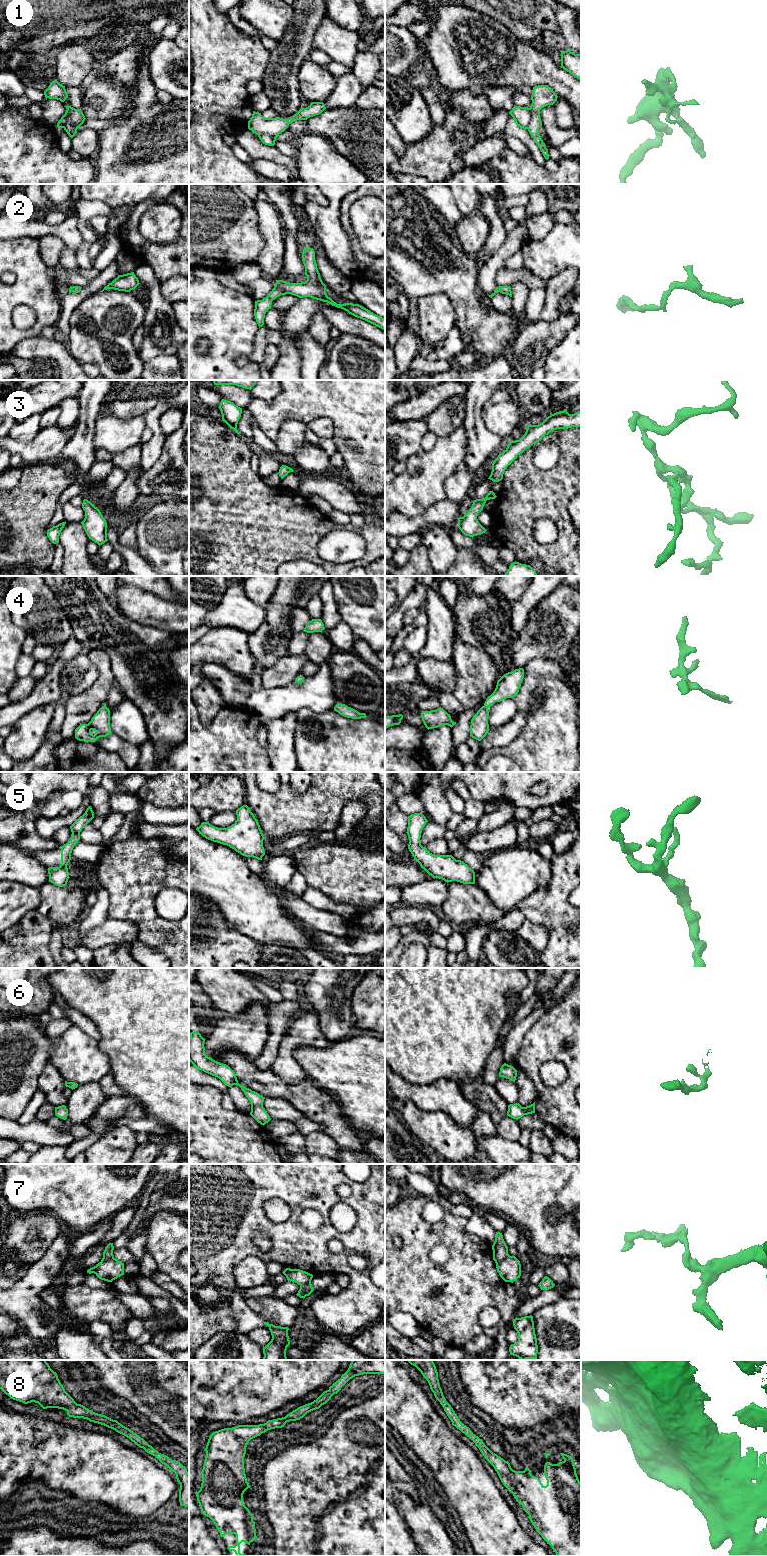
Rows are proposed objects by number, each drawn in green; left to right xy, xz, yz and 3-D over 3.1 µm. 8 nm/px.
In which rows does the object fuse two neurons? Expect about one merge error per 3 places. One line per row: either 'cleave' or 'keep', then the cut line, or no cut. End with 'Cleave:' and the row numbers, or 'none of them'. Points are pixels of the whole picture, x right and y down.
1: cleave; cut yz (530, 108), (531, 121), (527, 128)
2: keep; cut none
3: keep; cut none
4: keep; cut none
5: cleave; cut xy (66, 865), (59, 867)
6: keep; cut none
7: cleave; cut xy (113, 1256), (101, 1261)
8: keep; cut none
Cleave: 1, 5, 7

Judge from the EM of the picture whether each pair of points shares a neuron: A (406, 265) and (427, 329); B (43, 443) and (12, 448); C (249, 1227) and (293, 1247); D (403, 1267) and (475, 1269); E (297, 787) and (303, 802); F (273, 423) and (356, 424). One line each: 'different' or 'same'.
A: different
B: same
C: same
D: same
E: different
F: same

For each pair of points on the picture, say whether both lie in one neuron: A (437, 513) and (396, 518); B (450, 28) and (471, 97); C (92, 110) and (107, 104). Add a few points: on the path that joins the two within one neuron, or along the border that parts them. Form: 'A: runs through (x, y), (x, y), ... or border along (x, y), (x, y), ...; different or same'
A: runs through (427, 519), (421, 522), (406, 522); same
B: border along (479, 88), (446, 90); different
C: runs through (96, 106), (103, 104); same

